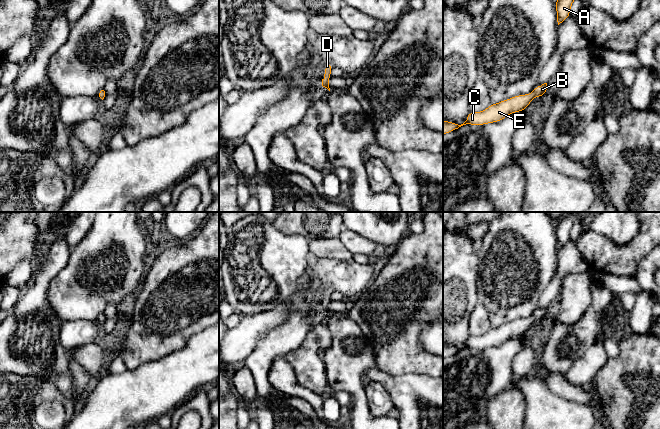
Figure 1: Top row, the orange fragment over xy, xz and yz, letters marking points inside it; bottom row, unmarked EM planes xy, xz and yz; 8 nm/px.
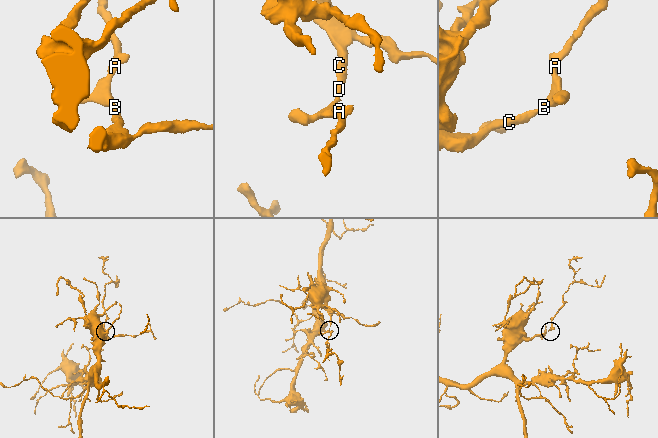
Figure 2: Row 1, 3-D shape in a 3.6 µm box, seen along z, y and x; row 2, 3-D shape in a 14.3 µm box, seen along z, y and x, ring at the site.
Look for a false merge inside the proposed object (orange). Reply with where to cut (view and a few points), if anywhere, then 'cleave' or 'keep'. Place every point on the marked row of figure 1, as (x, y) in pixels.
no cut; keep

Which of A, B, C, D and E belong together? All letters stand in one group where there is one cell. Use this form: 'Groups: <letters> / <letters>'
Groups: A B C D E

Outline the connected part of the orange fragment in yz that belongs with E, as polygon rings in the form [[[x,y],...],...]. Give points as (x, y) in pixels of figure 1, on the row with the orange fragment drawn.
[[[544,83],[537,86],[529,94],[517,95],[497,104],[491,104],[487,109],[481,112],[470,112],[466,118],[466,121],[461,125],[450,121],[443,121],[443,135],[466,124],[485,125],[488,123],[501,121],[511,113],[521,112],[526,109],[535,97],[546,95],[546,90],[547,83]]]

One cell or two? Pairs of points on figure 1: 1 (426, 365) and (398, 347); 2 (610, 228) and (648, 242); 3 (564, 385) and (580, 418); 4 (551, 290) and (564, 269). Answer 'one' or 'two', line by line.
1: one
2: two
3: two
4: one

